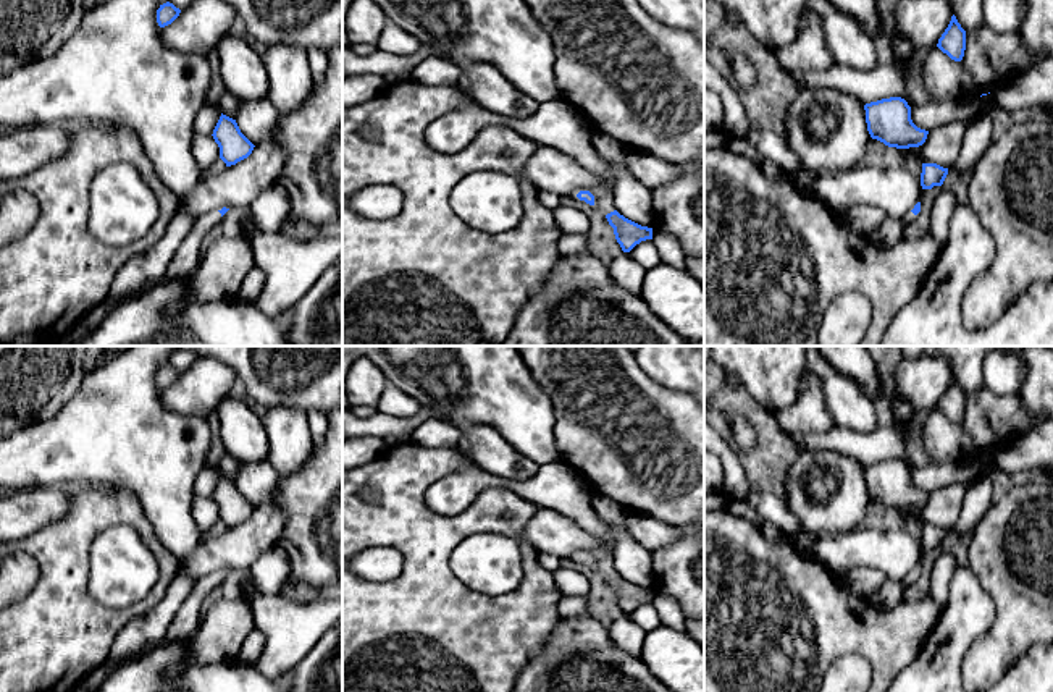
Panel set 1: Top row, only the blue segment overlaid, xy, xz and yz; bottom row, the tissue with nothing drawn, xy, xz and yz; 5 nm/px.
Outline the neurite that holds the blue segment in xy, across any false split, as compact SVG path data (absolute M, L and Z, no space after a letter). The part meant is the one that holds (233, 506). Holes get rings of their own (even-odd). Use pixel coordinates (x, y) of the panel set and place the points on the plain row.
M221 475L215 492L213 501L220 509L220 521L226 529L236 527L237 524L247 521L254 506L241 495L236 482Z

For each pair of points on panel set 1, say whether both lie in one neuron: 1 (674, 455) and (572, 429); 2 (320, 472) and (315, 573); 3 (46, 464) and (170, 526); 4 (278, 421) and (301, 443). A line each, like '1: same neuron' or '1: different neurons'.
1: same neuron
2: same neuron
3: same neuron
4: same neuron

